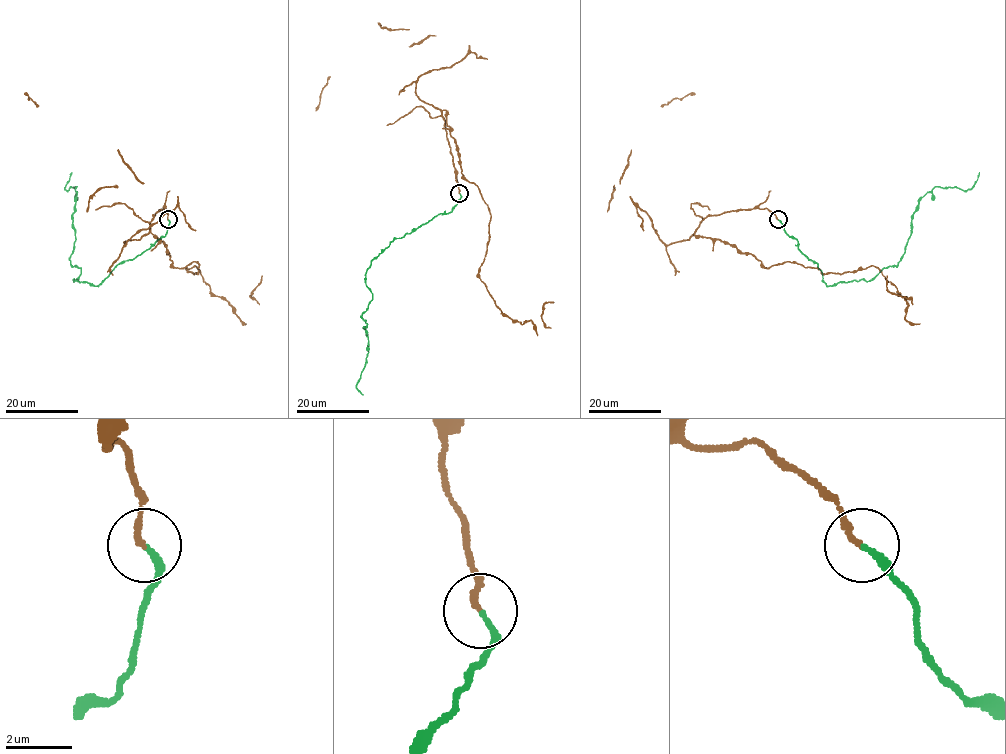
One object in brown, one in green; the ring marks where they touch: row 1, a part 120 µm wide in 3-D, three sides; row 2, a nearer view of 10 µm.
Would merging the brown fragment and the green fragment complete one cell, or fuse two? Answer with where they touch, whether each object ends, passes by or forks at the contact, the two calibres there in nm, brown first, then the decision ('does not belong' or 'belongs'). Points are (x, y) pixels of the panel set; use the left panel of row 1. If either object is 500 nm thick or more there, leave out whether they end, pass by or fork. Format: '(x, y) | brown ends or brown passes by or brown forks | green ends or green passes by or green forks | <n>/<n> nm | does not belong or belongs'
(168, 219) | brown ends | green ends | 180/170 nm | belongs

